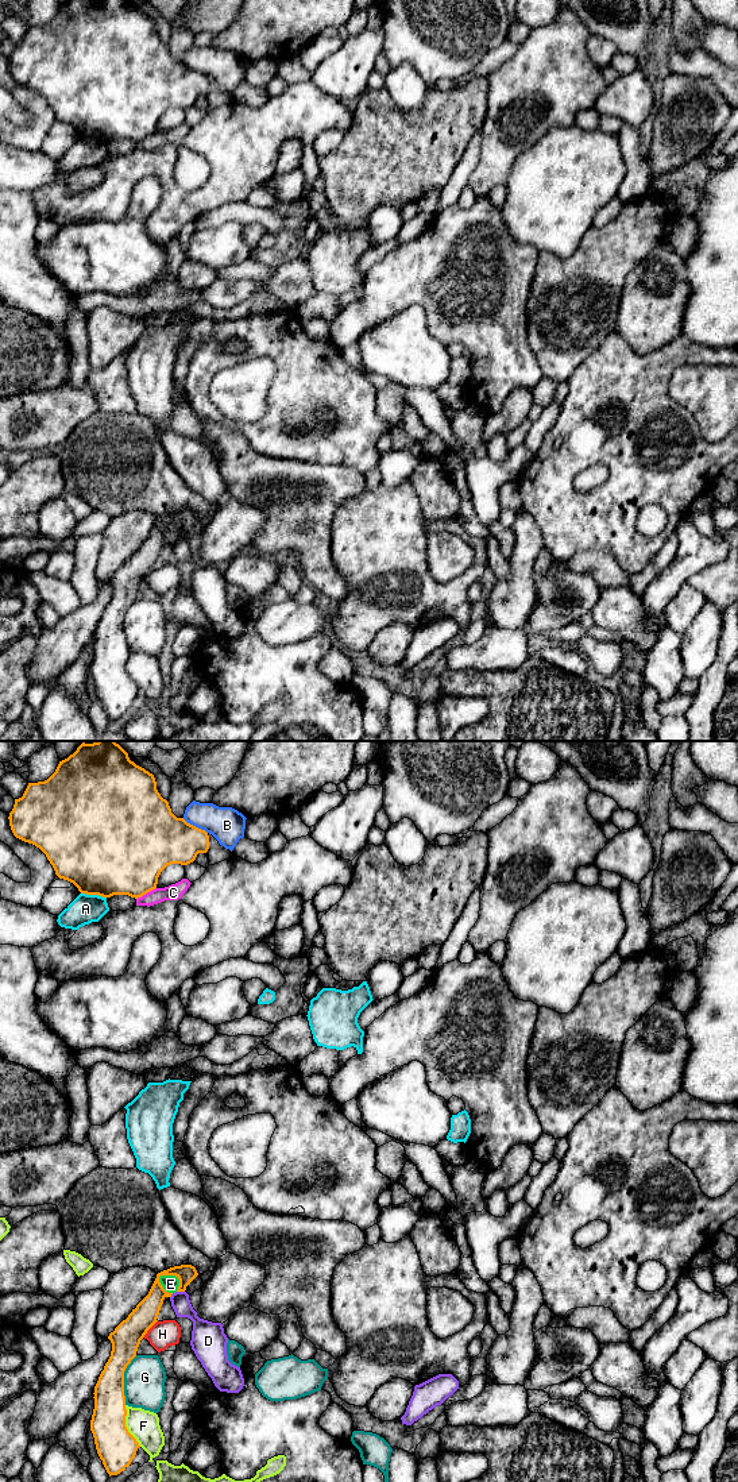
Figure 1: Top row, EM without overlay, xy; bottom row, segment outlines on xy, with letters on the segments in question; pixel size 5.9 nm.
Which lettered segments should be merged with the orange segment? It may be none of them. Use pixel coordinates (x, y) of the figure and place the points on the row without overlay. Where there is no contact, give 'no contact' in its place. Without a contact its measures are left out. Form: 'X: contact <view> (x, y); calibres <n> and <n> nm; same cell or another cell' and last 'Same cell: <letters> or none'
A: contact xy (93, 138); calibres 500 and 180 nm; another cell
B: contact xy (194, 70); calibres 360 and 220 nm; another cell
C: contact xy (146, 136); calibres 460 and 100 nm; another cell
D: contact xy (181, 535); calibres 140 and 110 nm; another cell
E: contact xy (173, 518); calibres 130 and 100 nm; another cell
F: contact xy (124, 670); calibres 240 and 180 nm; another cell
G: contact xy (123, 624); calibres 200 and 240 nm; another cell
H: contact xy (150, 571); calibres 170 and 160 nm; another cell
Same cell: none

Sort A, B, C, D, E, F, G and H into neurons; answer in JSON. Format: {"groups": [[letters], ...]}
{"groups": [["A"], ["B"], ["C"], ["D"], ["E"], ["F"], ["G"], ["H"]]}

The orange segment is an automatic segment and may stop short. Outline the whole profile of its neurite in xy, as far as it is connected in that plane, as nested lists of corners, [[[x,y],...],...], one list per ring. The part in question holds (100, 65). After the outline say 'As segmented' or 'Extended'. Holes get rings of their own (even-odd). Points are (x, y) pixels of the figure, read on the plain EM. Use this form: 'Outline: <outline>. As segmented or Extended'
Outline: [[[69,0],[45,26],[28,27],[9,57],[13,80],[39,92],[59,123],[73,127],[81,138],[111,142],[142,142],[157,132],[161,116],[171,108],[188,109],[209,93],[209,80],[183,62],[177,62],[157,34],[152,18],[128,0]]]. As segmented

